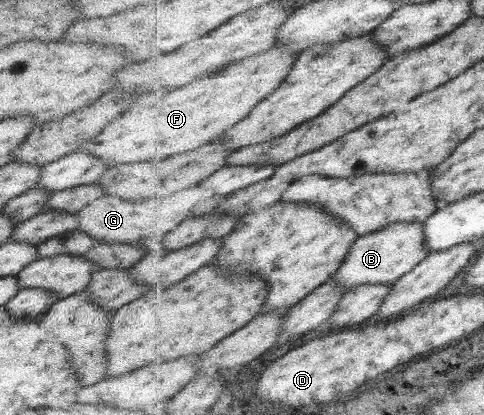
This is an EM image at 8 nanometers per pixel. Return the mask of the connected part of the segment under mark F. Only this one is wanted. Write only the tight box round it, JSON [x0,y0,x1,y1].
[79,46,298,164]

